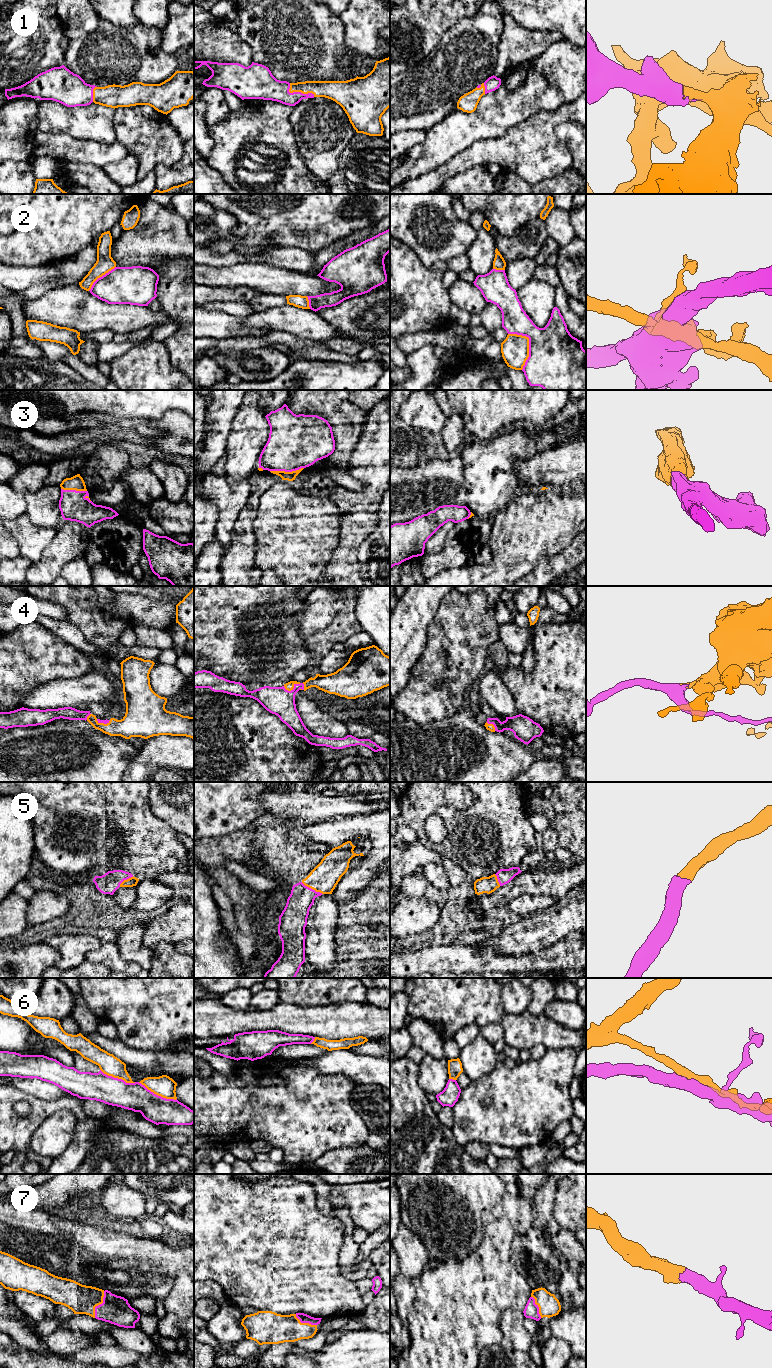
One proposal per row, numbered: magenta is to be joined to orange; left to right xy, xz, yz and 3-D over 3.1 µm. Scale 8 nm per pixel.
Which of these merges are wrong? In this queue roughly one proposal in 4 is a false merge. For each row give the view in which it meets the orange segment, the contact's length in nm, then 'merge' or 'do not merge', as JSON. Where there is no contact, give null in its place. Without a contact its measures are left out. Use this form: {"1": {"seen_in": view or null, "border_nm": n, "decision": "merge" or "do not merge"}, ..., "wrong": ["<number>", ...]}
{"1": {"seen_in": "xz", "border_nm": 240, "decision": "merge"}, "2": {"seen_in": "yz", "border_nm": 320, "decision": "do not merge"}, "3": {"seen_in": "xz", "border_nm": 280, "decision": "merge"}, "4": {"seen_in": "xz", "border_nm": 150, "decision": "do not merge"}, "5": {"seen_in": "xz", "border_nm": 200, "decision": "merge"}, "6": {"seen_in": "xy", "border_nm": 340, "decision": "do not merge"}, "7": {"seen_in": "xy", "border_nm": 240, "decision": "merge"}, "wrong": ["2", "4", "6"]}

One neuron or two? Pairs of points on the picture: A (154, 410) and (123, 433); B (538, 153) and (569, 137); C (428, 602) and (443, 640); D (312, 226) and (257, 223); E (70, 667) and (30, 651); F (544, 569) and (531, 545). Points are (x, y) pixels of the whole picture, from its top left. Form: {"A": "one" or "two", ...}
{"A": "two", "B": "two", "C": "two", "D": "one", "E": "one", "F": "two"}

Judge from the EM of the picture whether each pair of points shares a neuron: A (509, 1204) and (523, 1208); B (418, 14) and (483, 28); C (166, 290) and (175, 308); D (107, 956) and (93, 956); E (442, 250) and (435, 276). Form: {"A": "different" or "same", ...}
{"A": "same", "B": "different", "C": "same", "D": "same", "E": "different"}

